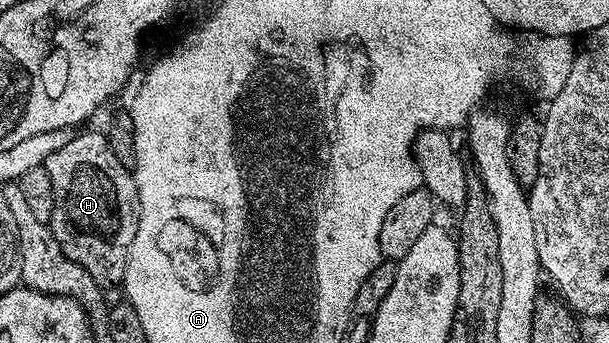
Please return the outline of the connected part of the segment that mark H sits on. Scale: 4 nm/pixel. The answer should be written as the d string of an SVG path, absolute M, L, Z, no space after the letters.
M104 132L98 134L79 134L71 138L54 156L47 160L50 172L50 184L54 184L54 212L50 223L52 234L56 237L66 256L74 260L74 264L82 264L90 276L101 284L107 282L123 283L128 249L134 240L134 232L138 232L138 216L140 215L140 201L136 195L136 180L133 171L124 166L114 156L107 136Z

